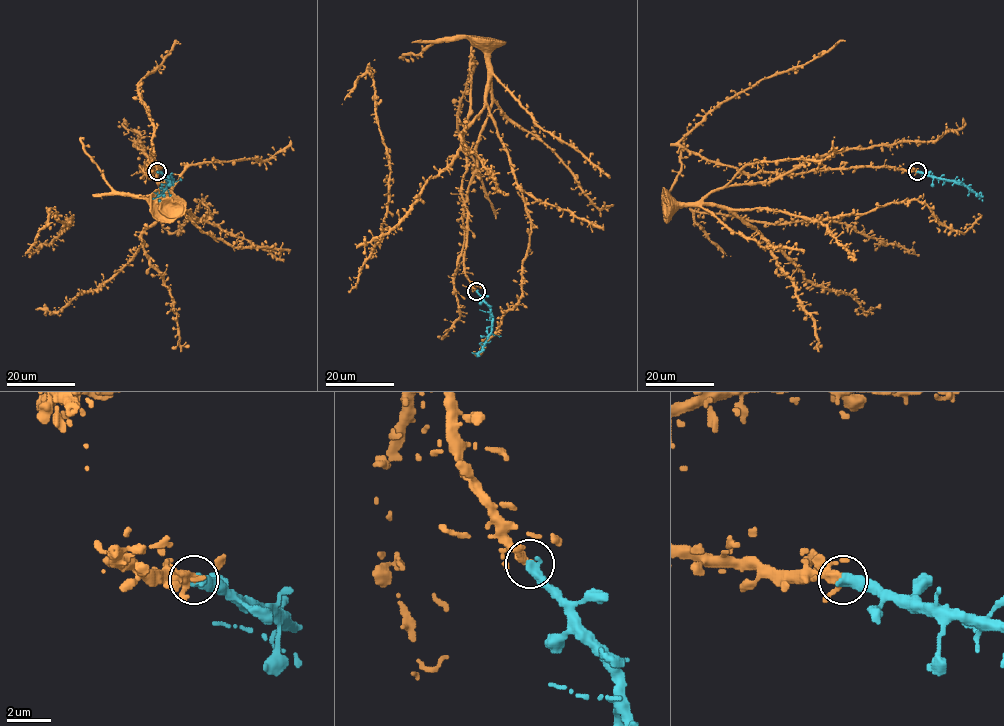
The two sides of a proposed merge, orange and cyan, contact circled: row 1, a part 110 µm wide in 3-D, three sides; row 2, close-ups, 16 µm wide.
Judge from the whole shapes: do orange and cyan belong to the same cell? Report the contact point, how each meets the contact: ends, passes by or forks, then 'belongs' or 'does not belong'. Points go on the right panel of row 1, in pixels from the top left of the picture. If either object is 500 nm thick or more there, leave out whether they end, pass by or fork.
at (917, 171); orange passes by; cyan ends there; belongs

